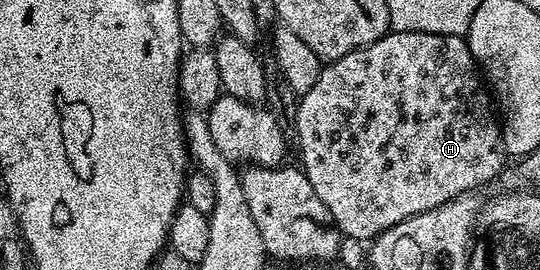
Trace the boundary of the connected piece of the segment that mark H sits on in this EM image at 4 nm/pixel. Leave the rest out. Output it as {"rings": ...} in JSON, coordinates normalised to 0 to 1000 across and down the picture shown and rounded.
{"rings":[[[719,115],[711,137],[698,144],[698,159],[683,159],[661,189],[646,189],[646,204],[631,219],[604,230],[591,259],[587,307],[580,307],[580,322],[572,322],[572,337],[552,363],[548,463],[554,504],[550,552],[556,589],[561,593],[557,622],[572,678],[580,678],[587,737],[594,737],[602,767],[609,767],[609,796],[617,796],[620,837],[635,878],[652,878],[674,900],[704,878],[707,863],[720,856],[720,841],[765,796],[780,796],[780,781],[817,767],[839,737],[870,719],[880,707],[872,700],[913,667],[915,656],[919,667],[943,596],[939,563],[931,556],[931,481],[926,437],[913,400],[911,348],[898,326],[896,289],[880,237],[880,207],[869,189],[856,133],[809,130],[780,115],[748,122]]]}

